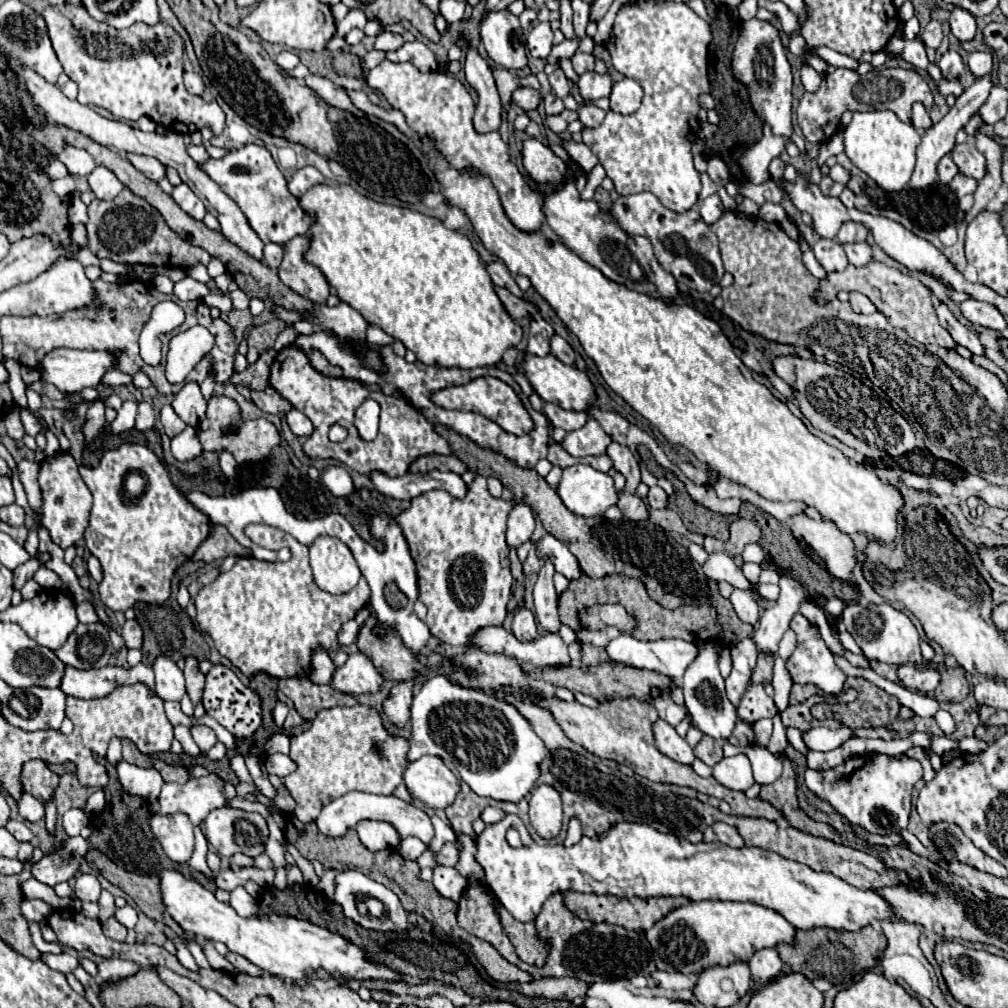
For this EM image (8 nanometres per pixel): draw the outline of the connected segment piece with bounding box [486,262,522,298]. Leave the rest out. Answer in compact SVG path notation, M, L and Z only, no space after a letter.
M492 262L492 264L488 264L488 266L486 266L486 270L488 270L488 274L490 274L490 278L492 278L492 282L494 282L496 286L506 288L506 290L508 290L508 292L512 292L514 296L522 298L520 288L516 286L516 282L514 282L512 274L508 272L508 268L506 268L502 262Z

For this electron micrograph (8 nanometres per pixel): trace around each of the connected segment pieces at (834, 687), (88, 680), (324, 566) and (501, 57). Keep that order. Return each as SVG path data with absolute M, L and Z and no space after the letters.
M796 614L796 618L792 618L792 626L790 626L796 636L798 636L798 648L794 650L794 654L790 656L790 660L786 662L786 668L792 676L794 682L798 684L816 684L820 690L824 690L826 694L834 694L838 696L844 688L846 682L846 674L836 666L832 652L828 650L828 646L824 644L824 640L820 638L818 626L814 626L812 622L808 622L802 614Z
M138 664L130 670L118 666L106 666L98 670L76 670L72 666L64 668L64 678L60 682L60 690L64 694L76 698L104 698L108 696L120 682L140 682L146 684L152 694L154 692L154 672L146 664Z
M320 536L310 544L310 566L318 588L330 594L352 590L362 576L348 546L332 536Z
M490 10L480 20L480 38L494 64L508 70L526 66L526 40L518 16L508 10Z

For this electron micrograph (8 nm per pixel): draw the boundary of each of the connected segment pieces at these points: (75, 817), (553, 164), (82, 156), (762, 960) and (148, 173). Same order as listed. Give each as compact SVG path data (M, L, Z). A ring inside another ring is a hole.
M68 810L64 816L62 816L62 824L64 824L64 830L68 836L78 836L80 830L82 830L82 810Z
M528 138L522 146L522 164L536 182L558 184L566 176L566 164L552 154L548 146L536 138Z
M66 146L66 148L60 152L58 160L68 168L68 172L70 172L72 176L76 176L76 174L88 176L88 174L96 168L94 158L92 158L86 150L80 150L80 148L74 148L74 146Z
M762 948L762 950L758 950L748 960L748 964L750 964L750 970L752 970L756 982L768 982L768 980L772 980L774 976L780 974L780 970L784 966L784 962L780 960L780 956L778 956L778 952L774 948Z
M126 154L126 158L150 180L160 182L162 178L166 178L166 166L162 162L158 162L156 158L148 158L148 156L136 156L136 154Z

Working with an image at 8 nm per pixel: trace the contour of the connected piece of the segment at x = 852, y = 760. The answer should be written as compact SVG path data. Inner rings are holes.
M856 754L844 760L844 764L830 770L812 770L804 774L808 790L828 802L850 824L862 826L872 834L898 834L908 828L912 810L912 788L922 778L920 762L912 758L896 758L888 754Z

